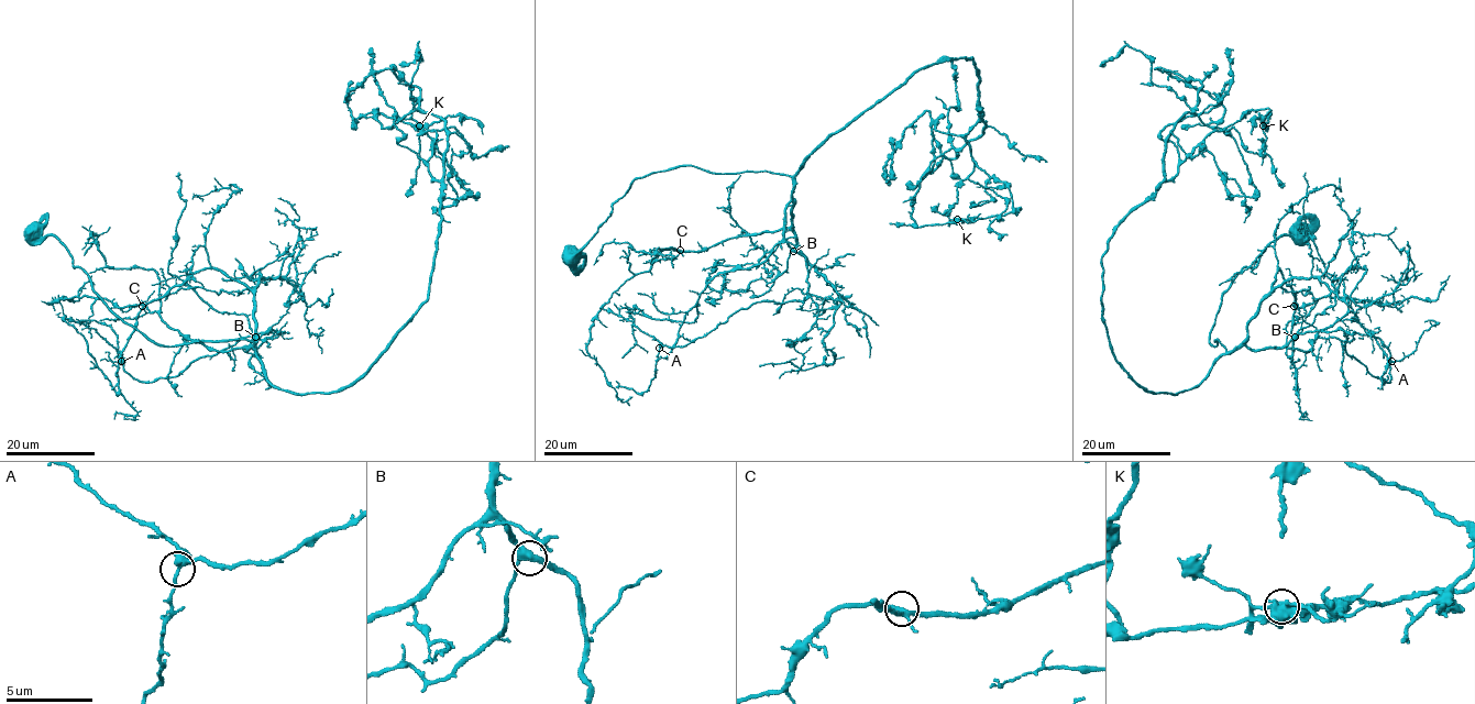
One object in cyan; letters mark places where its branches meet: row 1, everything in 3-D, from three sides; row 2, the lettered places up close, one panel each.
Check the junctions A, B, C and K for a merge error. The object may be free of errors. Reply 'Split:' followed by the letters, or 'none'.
Split: K

